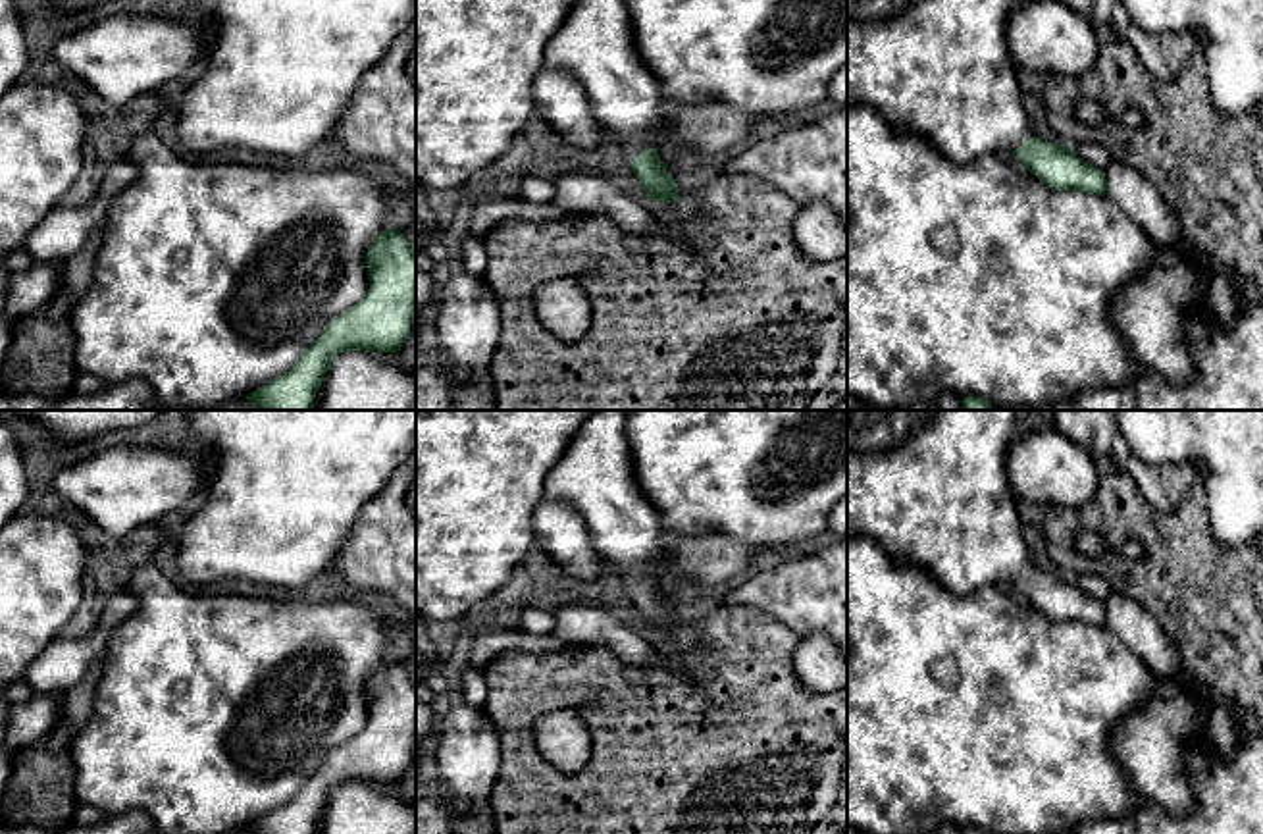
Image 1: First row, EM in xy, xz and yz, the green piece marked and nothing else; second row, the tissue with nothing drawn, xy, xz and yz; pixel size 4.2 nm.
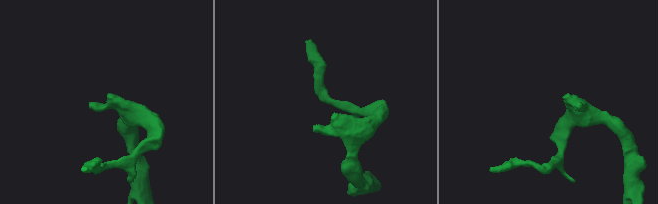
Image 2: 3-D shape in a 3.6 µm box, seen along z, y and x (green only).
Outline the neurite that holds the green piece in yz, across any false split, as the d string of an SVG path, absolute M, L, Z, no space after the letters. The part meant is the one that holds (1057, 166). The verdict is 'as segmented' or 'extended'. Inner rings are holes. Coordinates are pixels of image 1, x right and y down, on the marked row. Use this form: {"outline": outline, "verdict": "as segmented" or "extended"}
{"outline": "M847 0L847 110L872 106L888 123L928 141L943 156L967 164L984 154L1015 156L1055 191L1105 195L1105 171L1078 160L1067 144L1032 133L1018 67L1007 46L1013 0Z", "verdict": "extended"}

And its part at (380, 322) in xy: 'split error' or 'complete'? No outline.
complete

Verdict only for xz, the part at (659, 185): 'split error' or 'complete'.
split error

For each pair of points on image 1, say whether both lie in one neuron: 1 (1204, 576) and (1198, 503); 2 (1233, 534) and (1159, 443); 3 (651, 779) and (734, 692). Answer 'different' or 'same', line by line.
1: same
2: same
3: same

